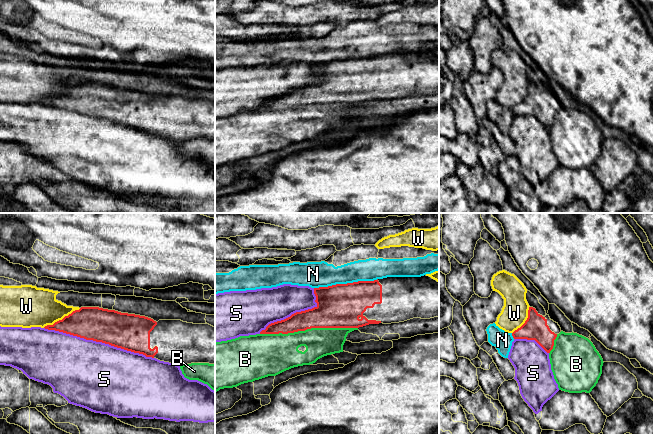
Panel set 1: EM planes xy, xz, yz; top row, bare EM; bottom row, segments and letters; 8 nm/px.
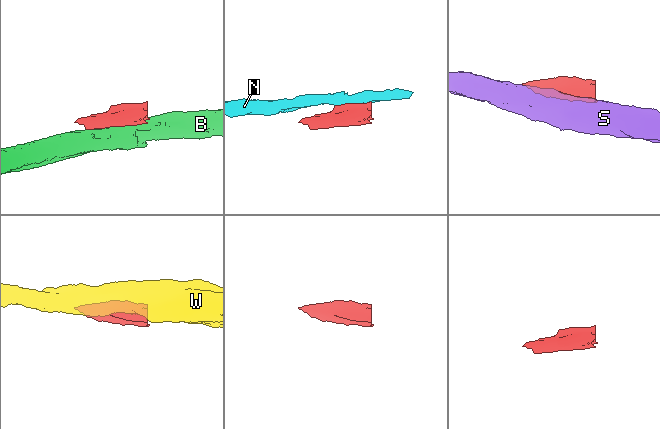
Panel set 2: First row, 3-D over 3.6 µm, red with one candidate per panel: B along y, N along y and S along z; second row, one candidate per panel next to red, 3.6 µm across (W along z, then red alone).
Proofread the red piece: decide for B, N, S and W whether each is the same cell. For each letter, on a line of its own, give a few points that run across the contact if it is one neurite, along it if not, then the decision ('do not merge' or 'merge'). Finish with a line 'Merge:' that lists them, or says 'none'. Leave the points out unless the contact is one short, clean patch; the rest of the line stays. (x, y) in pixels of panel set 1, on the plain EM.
B: do not merge
N: do not merge
S: do not merge
W: do not merge
Merge: none

